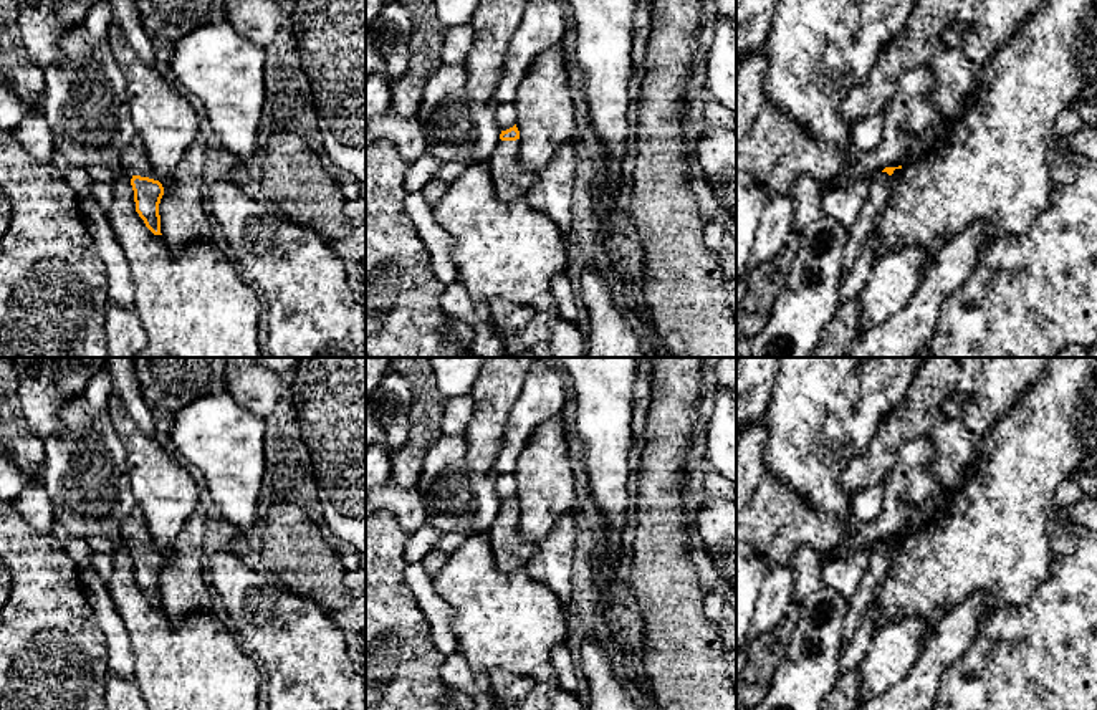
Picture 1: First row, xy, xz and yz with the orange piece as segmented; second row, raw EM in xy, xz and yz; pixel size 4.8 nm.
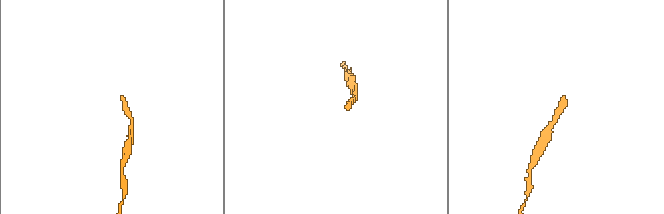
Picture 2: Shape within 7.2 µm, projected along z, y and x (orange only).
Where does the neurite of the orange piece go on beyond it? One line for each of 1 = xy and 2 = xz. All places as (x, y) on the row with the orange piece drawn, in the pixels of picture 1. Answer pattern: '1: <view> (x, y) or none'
1: xy (134, 161)
2: xz (510, 179)

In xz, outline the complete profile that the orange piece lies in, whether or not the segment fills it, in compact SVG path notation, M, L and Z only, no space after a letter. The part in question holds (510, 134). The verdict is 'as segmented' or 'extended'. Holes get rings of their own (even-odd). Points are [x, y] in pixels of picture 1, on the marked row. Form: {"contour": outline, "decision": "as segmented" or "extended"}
{"contour": "M516 124L501 131L500 142L488 161L496 197L511 202L526 195L534 174L523 169L518 161L520 131Z", "decision": "extended"}

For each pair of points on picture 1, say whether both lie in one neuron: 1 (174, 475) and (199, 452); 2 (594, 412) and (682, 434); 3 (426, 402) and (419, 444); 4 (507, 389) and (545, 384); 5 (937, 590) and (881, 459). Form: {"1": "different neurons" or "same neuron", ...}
{"1": "different neurons", "2": "different neurons", "3": "same neuron", "4": "different neurons", "5": "different neurons"}

